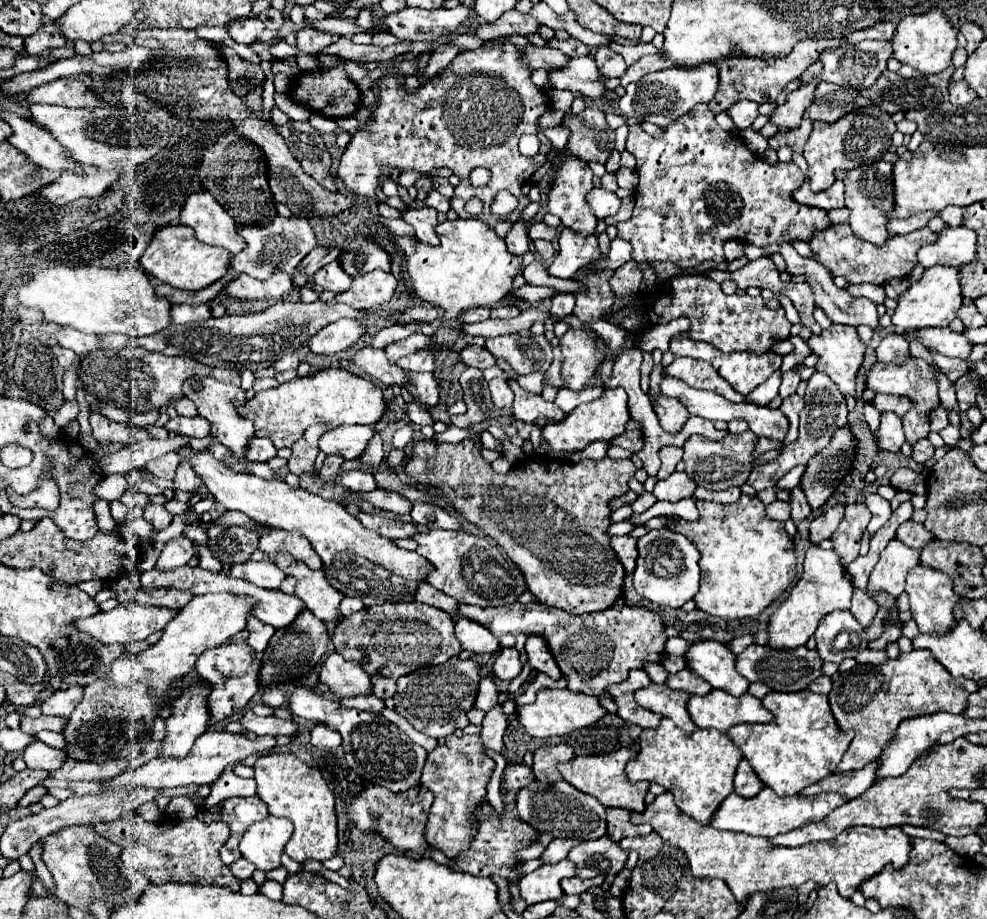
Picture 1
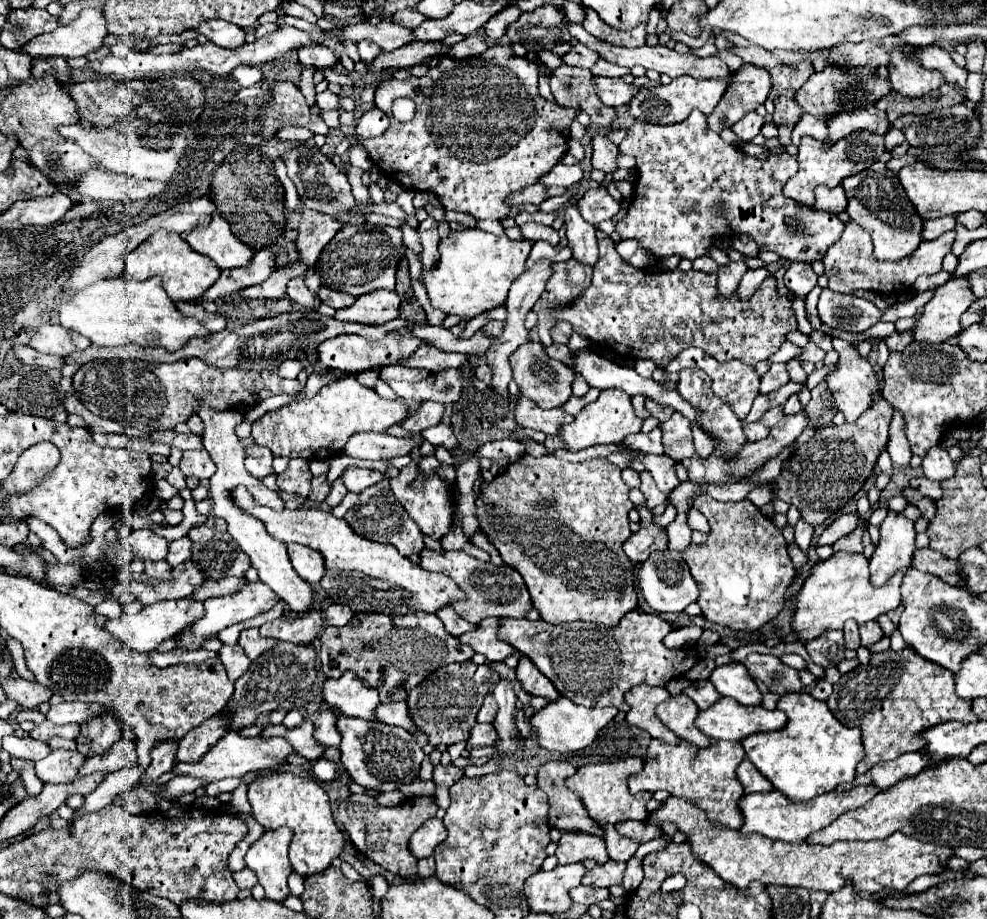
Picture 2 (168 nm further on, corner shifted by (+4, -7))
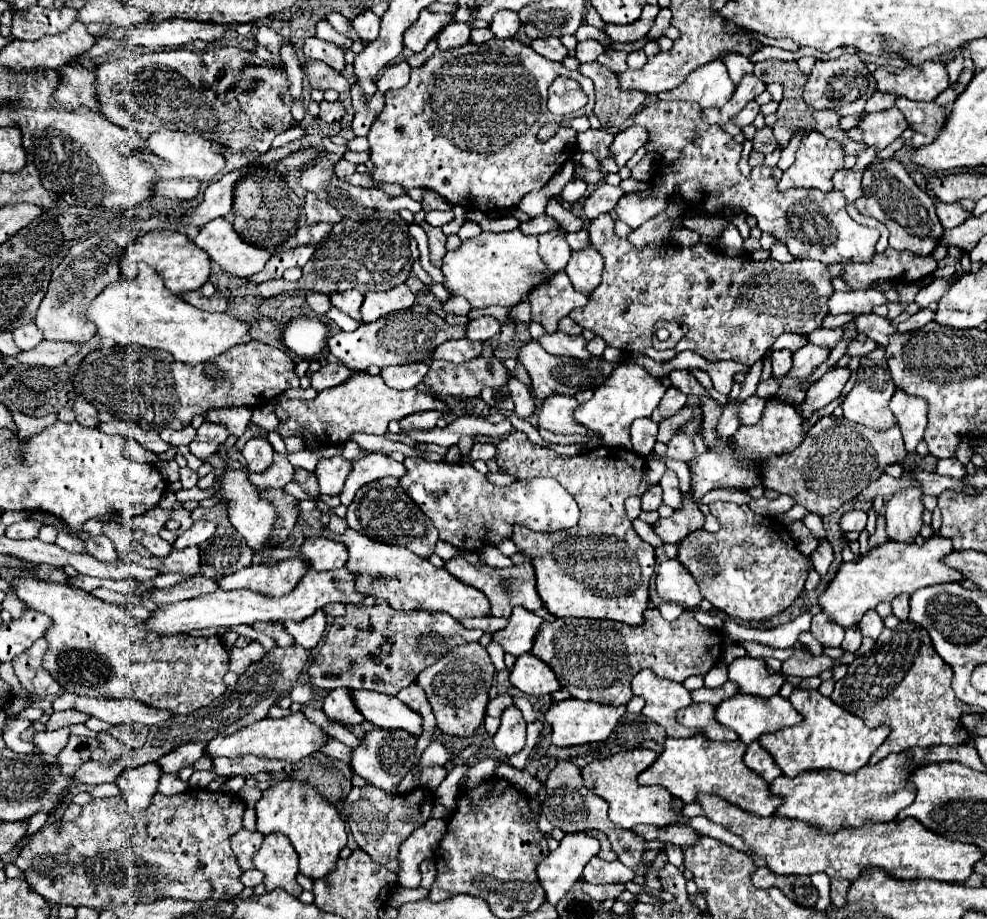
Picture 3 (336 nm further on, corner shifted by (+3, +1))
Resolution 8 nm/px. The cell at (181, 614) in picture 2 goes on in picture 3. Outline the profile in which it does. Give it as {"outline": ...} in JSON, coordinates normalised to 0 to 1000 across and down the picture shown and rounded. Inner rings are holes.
{"outline":[[[314,619],[304,634],[286,650],[270,650],[259,643],[241,641],[227,643],[221,640],[218,644],[205,646],[190,654],[190,661],[172,661],[162,658],[152,674],[146,676],[150,684],[160,689],[190,689],[197,684],[211,682],[237,682],[237,680],[257,680],[259,676],[306,676],[318,669],[322,663],[336,654],[344,656],[365,656],[369,650],[361,643],[361,626],[353,619],[336,619],[336,621],[318,621]]]}

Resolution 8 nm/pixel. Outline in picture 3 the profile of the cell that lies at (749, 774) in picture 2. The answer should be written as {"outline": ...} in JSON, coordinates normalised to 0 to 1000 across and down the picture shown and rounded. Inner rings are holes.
{"outline":[[[764,806],[764,808],[758,811],[758,817],[756,817],[756,822],[754,822],[754,830],[756,830],[762,839],[766,839],[772,848],[776,848],[778,852],[780,852],[782,848],[786,848],[786,845],[792,843],[790,835],[784,830],[784,824],[782,824],[778,817],[774,817],[768,806]]]}

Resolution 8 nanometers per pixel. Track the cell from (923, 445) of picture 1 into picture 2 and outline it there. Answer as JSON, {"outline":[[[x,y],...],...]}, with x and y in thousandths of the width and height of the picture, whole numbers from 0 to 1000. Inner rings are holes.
{"outline":[[[943,486],[939,491],[939,495],[935,497],[935,506],[933,506],[937,519],[945,521],[945,523],[953,523],[953,521],[959,521],[959,519],[966,519],[968,517],[968,510],[966,510],[966,502],[964,497],[959,495],[959,491],[955,486]]]}

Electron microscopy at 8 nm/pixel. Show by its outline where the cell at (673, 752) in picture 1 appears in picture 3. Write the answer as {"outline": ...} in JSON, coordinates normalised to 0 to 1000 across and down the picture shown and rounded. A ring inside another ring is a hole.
{"outline":[[[711,798],[697,804],[675,804],[673,817],[661,835],[646,843],[646,852],[675,856],[693,874],[705,874],[707,863],[721,863],[764,887],[784,887],[784,878],[788,878],[792,869],[780,865],[780,854],[754,832],[754,819],[756,808],[752,806],[719,806]]]}

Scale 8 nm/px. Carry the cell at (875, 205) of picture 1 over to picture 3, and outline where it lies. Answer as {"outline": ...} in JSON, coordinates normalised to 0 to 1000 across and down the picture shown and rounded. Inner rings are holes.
{"outline":[[[896,173],[890,180],[883,180],[873,195],[875,212],[867,219],[867,225],[873,234],[886,236],[902,249],[902,269],[920,271],[926,277],[944,277],[950,269],[950,260],[956,256],[954,243],[950,243],[948,225],[944,217],[924,197],[920,186],[904,173]]]}

